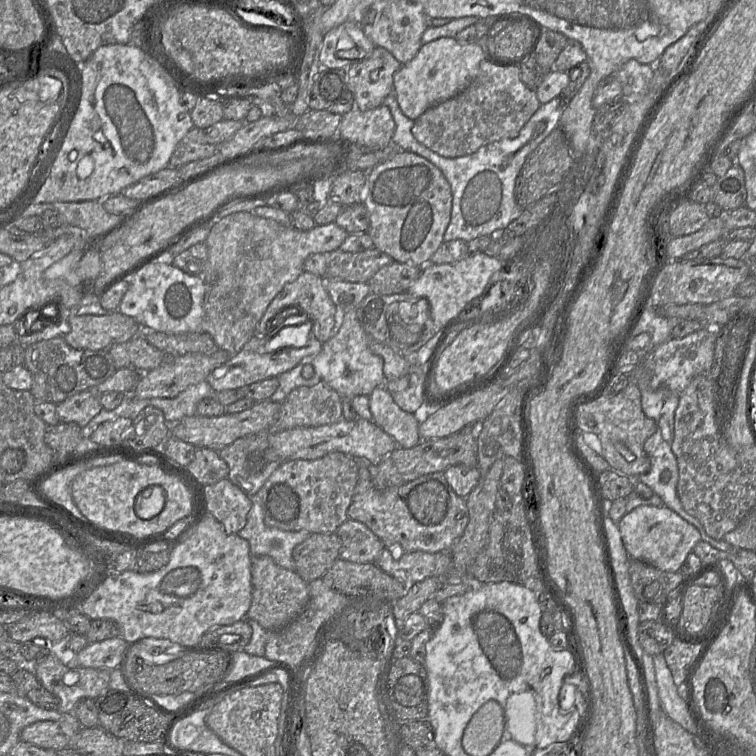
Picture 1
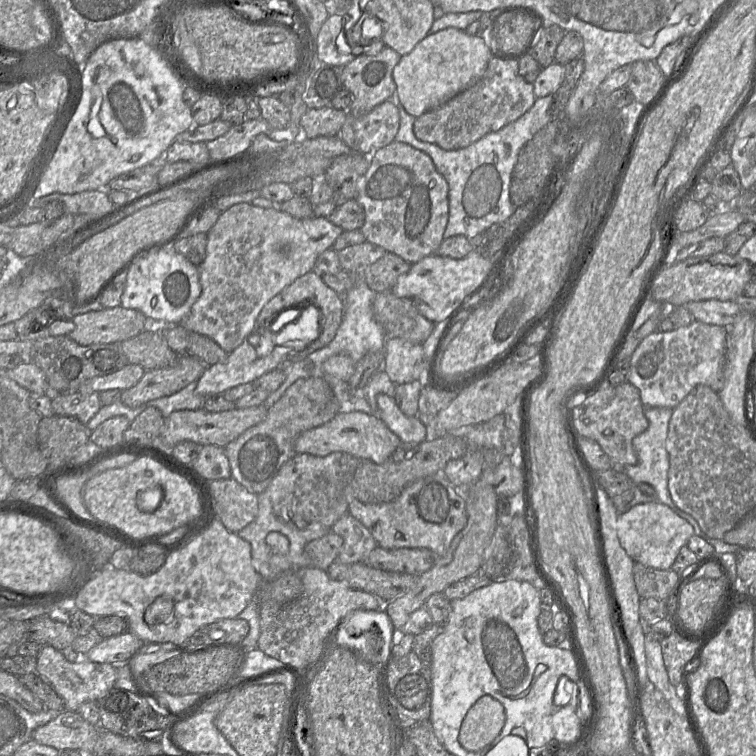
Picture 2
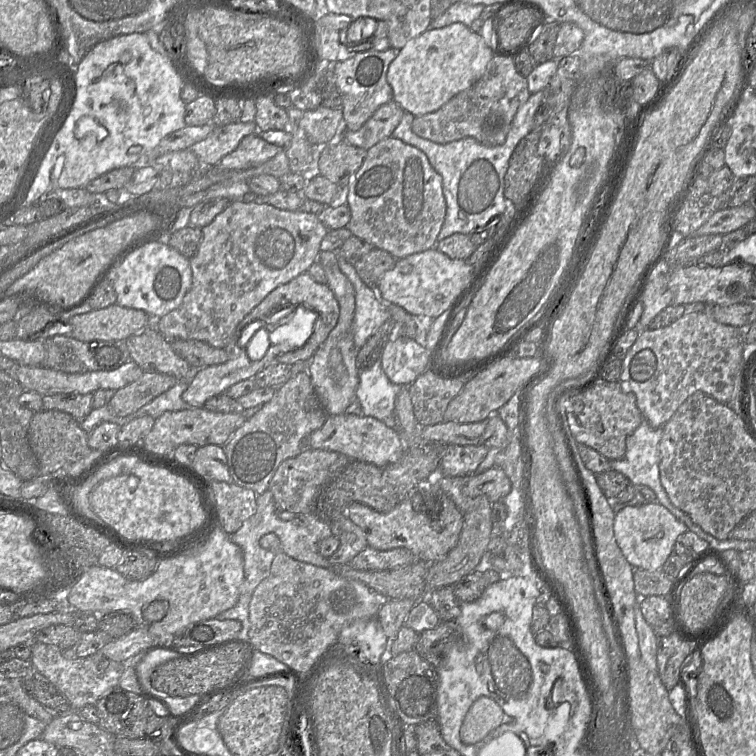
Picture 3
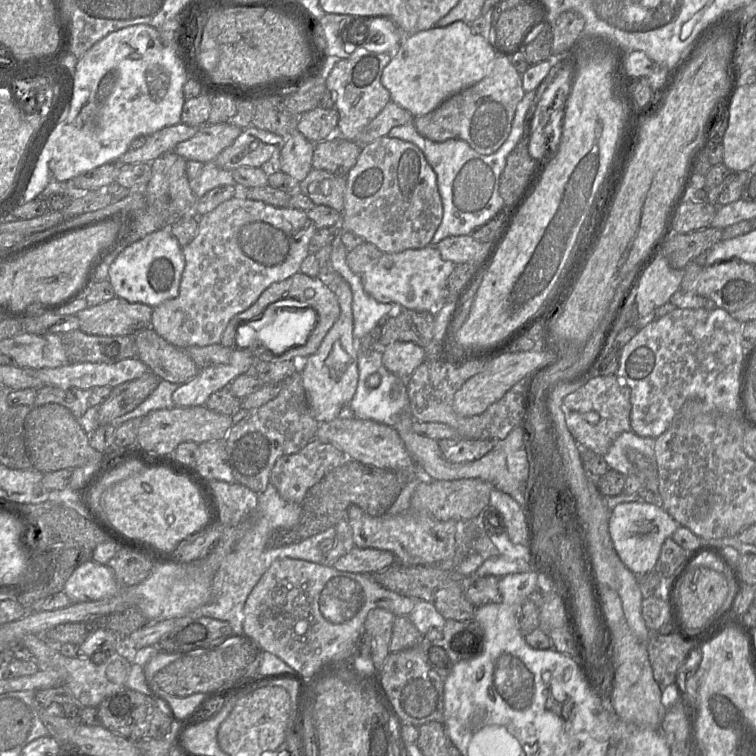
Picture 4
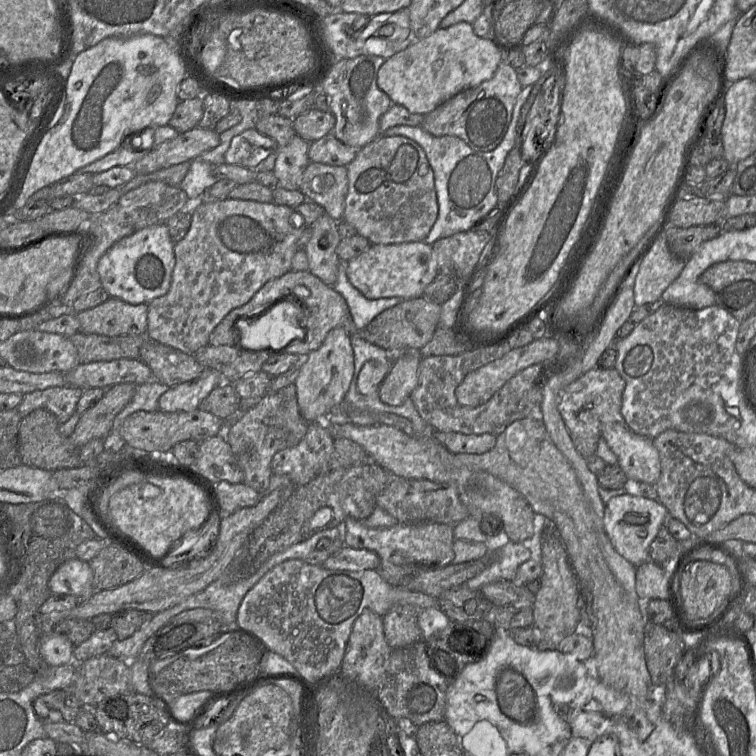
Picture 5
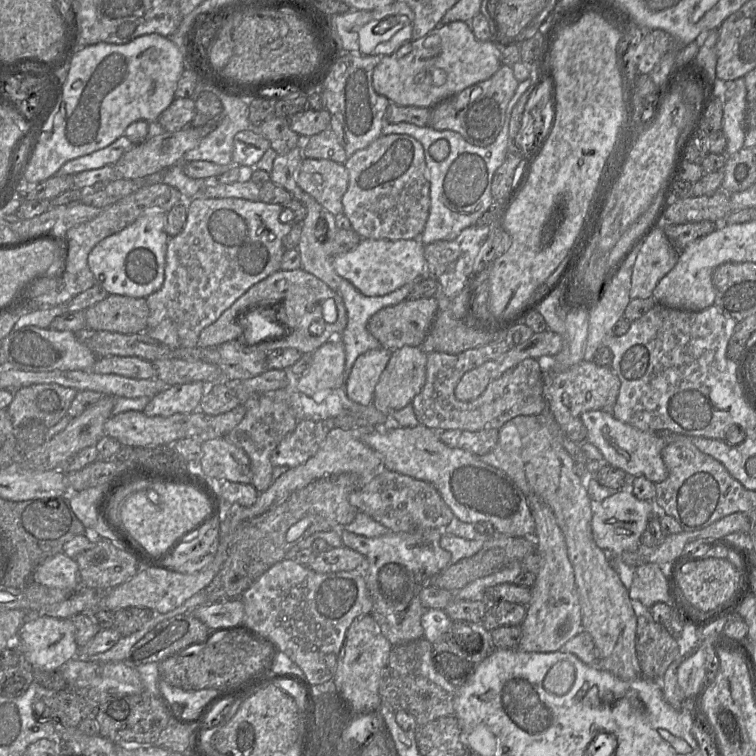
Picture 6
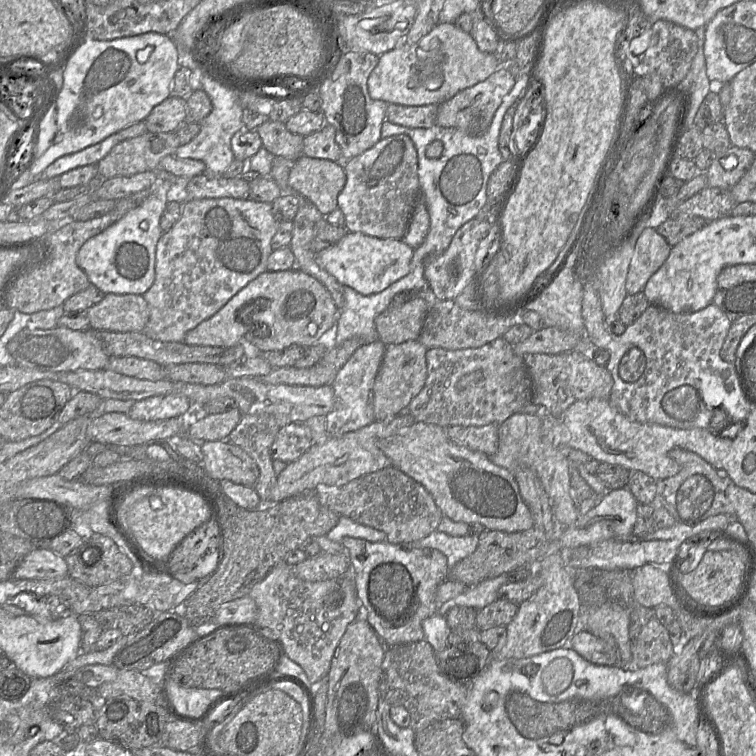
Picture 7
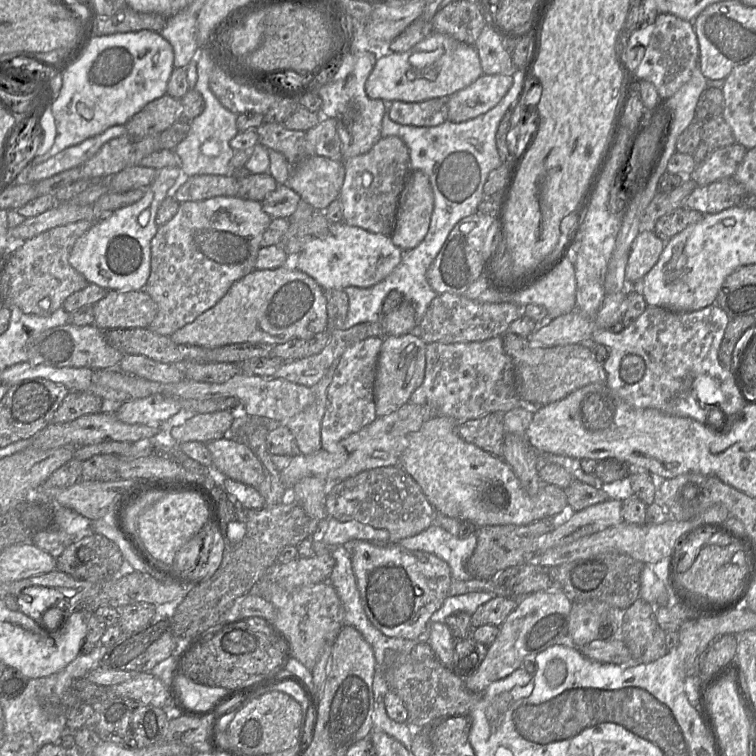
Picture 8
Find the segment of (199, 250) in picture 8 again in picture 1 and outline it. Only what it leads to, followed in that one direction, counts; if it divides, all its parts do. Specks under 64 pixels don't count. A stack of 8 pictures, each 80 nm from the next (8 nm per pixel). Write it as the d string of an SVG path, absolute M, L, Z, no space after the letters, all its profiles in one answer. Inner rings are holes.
M245 211L231 213L215 221L204 242L207 246L207 259L198 275L206 286L201 332L209 334L218 349L231 355L238 353L255 335L256 327L274 297L287 283L296 280L304 271L305 259L312 254L326 254L338 250L348 235L334 222L315 225L311 230L302 231Z

